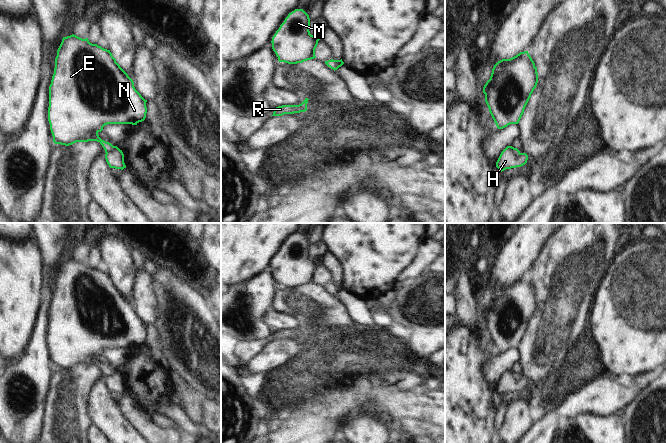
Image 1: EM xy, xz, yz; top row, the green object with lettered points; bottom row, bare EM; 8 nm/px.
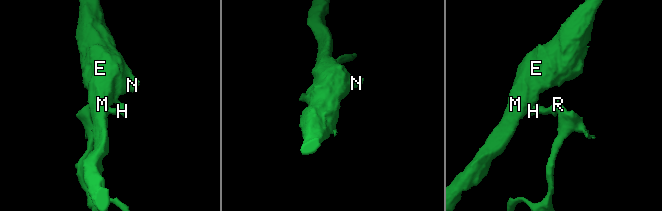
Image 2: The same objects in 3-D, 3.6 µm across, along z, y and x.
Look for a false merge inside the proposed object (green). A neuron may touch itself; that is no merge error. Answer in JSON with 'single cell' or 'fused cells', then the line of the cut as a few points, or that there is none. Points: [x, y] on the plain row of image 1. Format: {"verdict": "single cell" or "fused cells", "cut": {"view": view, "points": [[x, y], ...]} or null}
{"verdict": "fused cells", "cut": {"view": "xy", "points": [[114, 370], [106, 377]]}}

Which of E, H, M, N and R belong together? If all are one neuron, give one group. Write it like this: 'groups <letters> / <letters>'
groups E M N / H R

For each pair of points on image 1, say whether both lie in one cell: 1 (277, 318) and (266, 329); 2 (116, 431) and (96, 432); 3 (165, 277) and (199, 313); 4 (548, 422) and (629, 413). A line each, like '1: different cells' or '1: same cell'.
1: different cells
2: different cells
3: same cell
4: different cells

